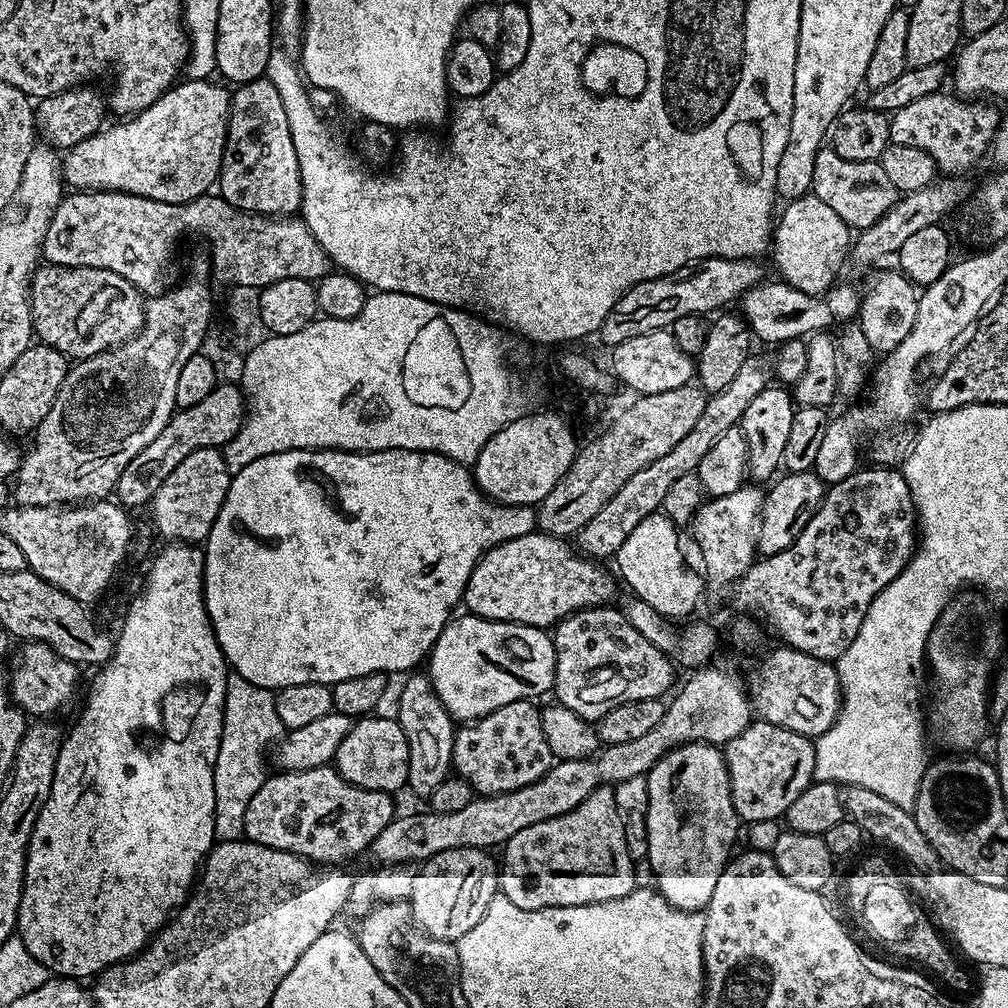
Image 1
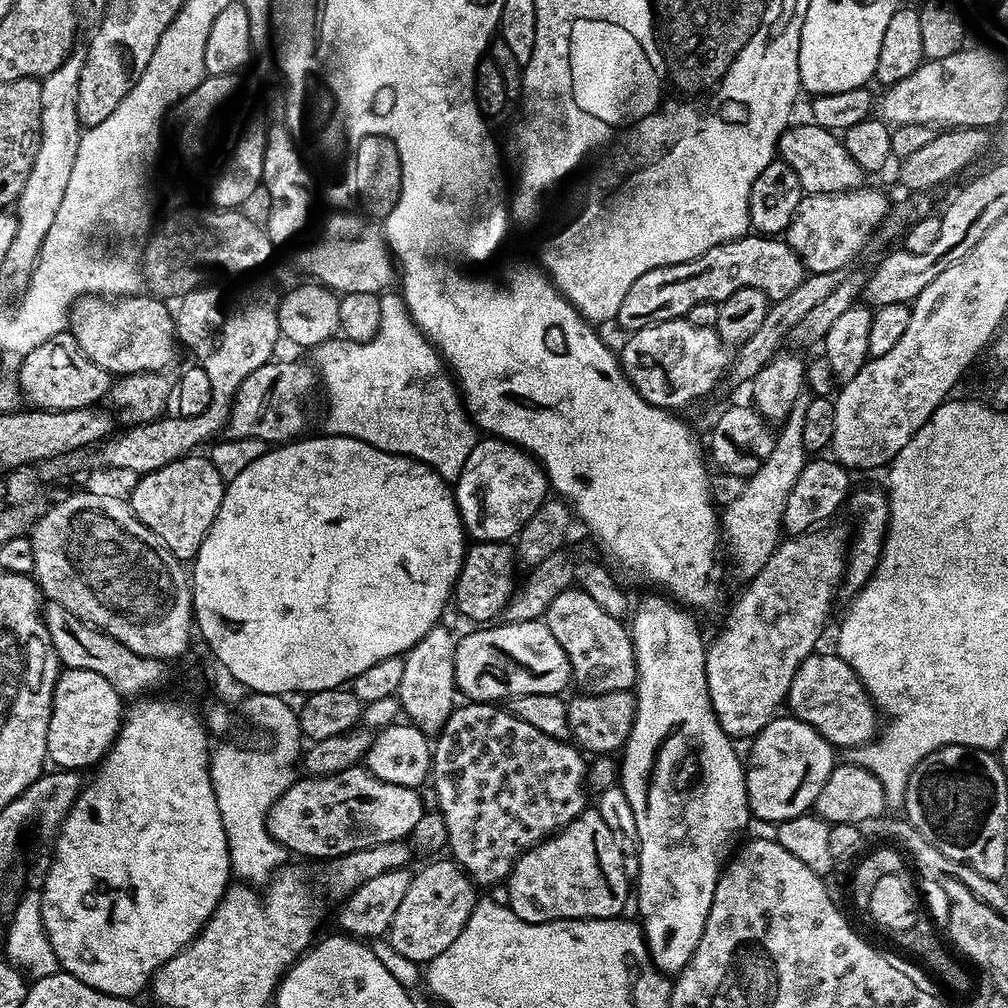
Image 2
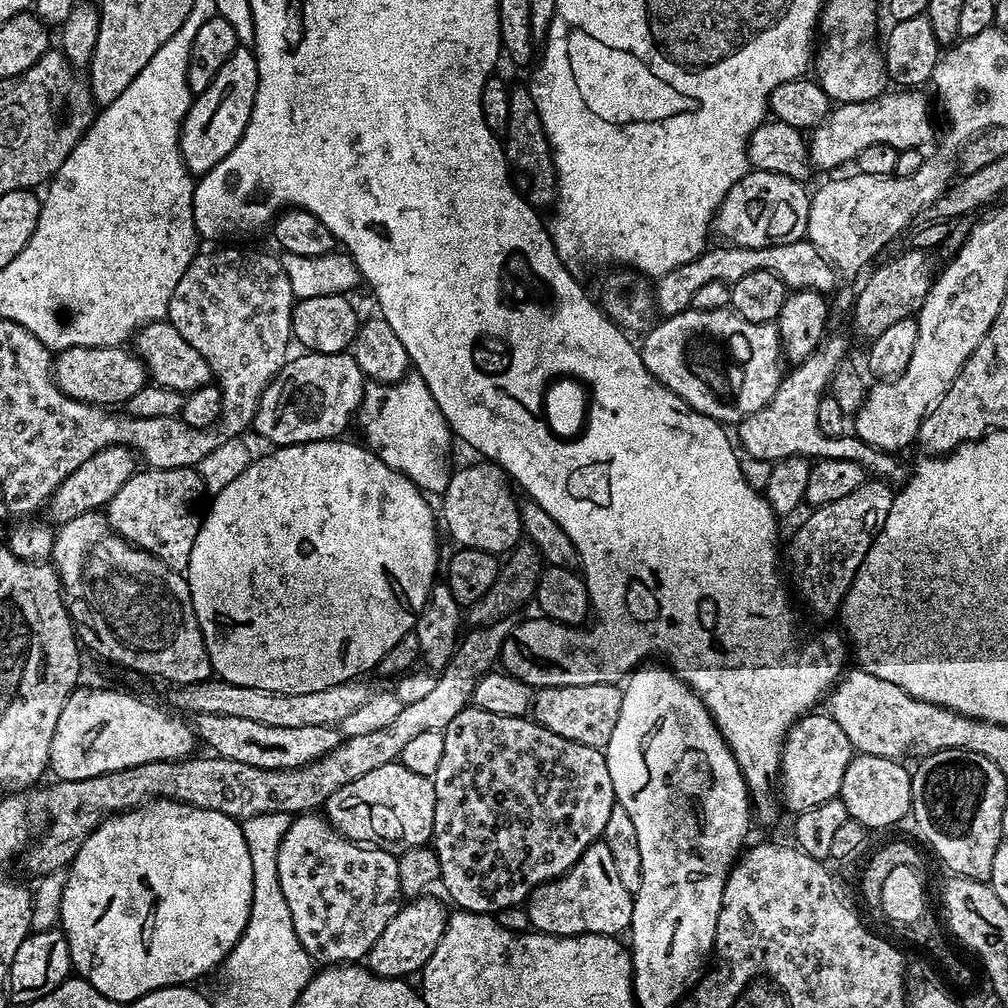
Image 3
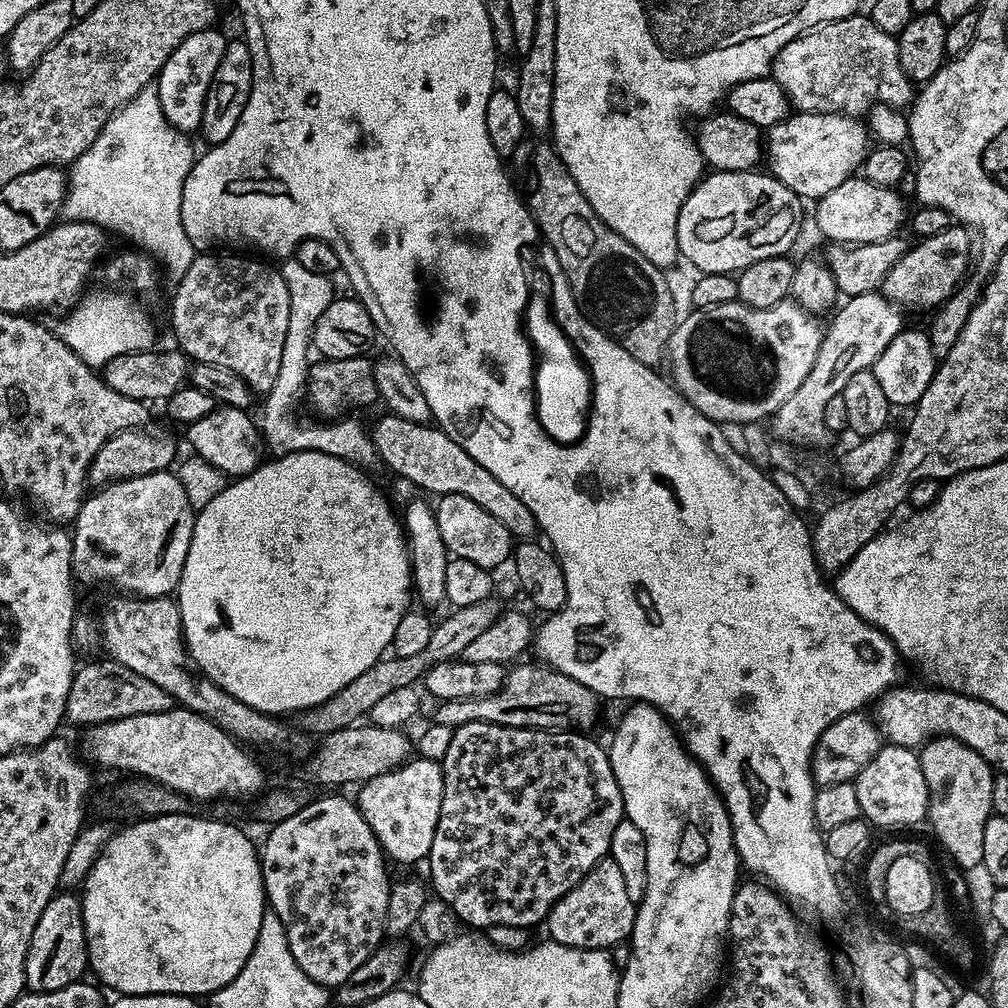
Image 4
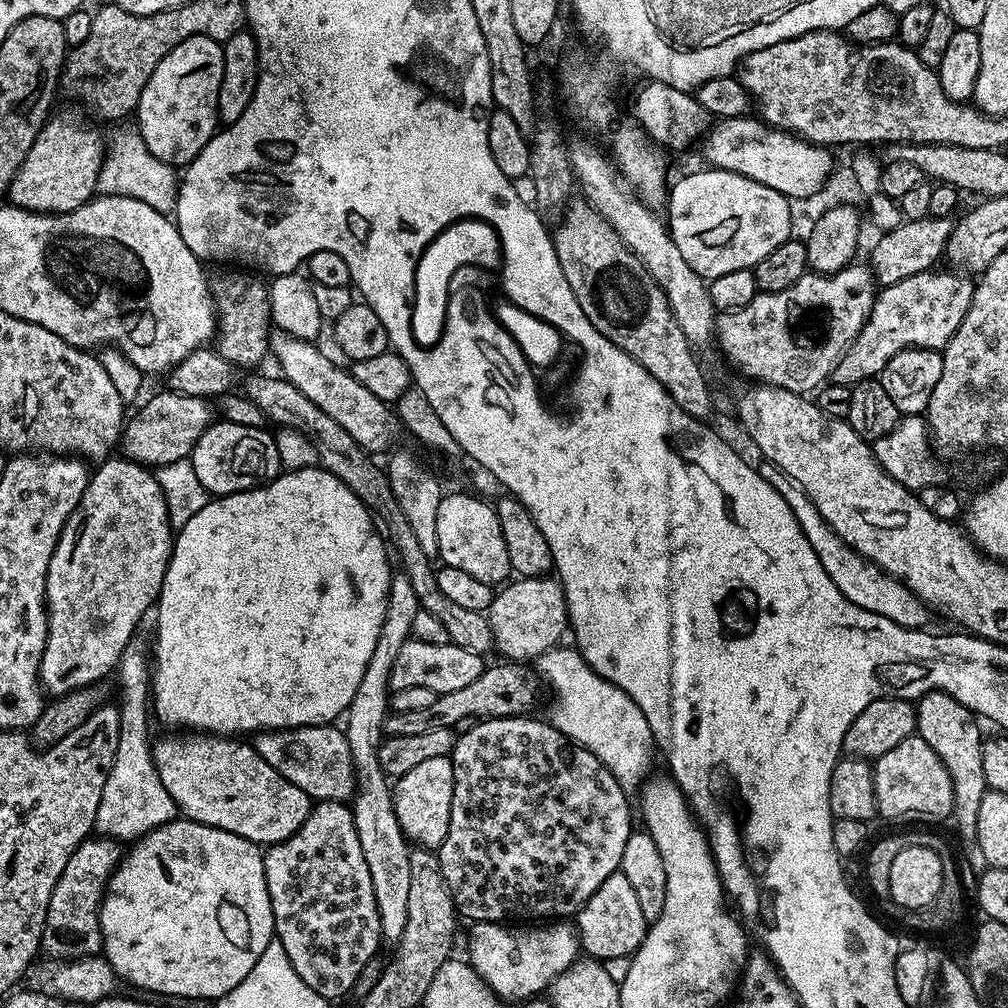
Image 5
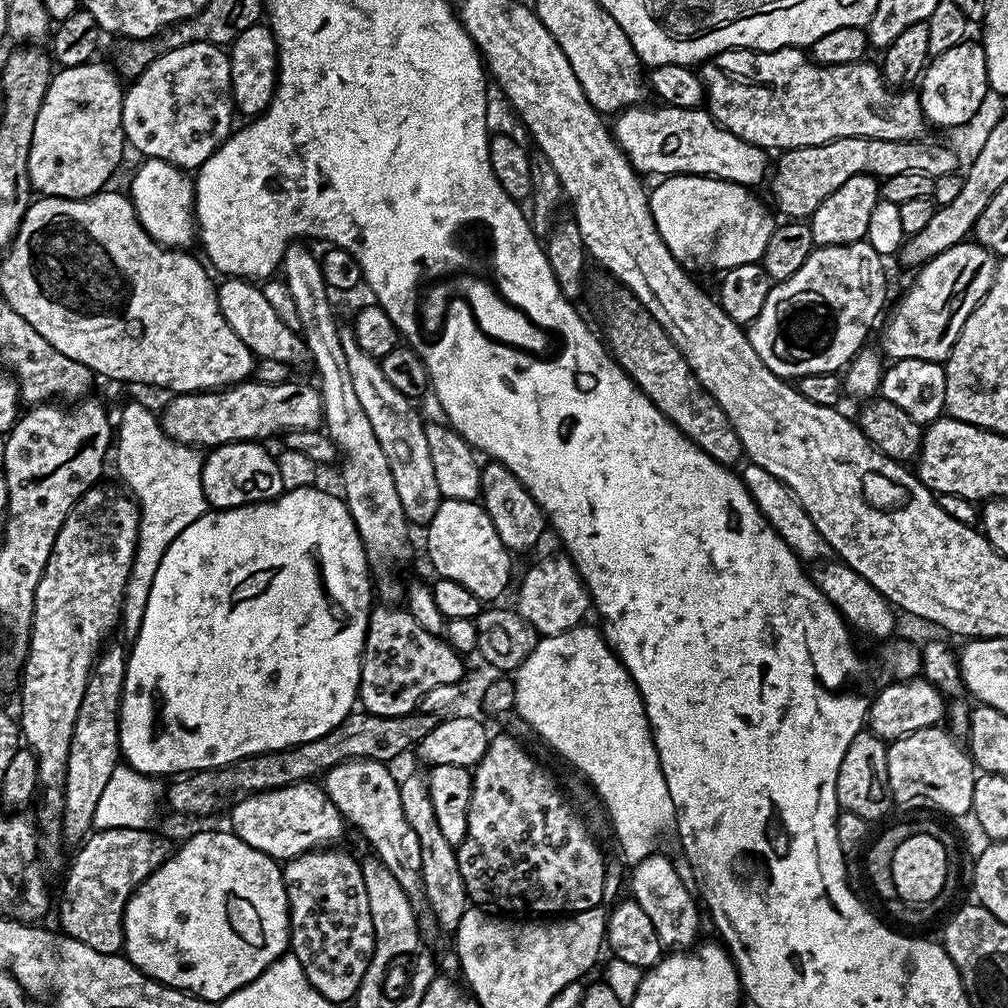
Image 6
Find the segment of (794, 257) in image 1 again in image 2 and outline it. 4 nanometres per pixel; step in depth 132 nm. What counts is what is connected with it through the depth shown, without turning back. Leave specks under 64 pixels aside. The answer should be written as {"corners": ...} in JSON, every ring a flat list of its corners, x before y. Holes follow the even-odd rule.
{"corners":[[871,186,848,193,809,193,801,197,784,238,799,254,809,273,843,271,868,238,875,235,889,211,890,203,885,194]]}

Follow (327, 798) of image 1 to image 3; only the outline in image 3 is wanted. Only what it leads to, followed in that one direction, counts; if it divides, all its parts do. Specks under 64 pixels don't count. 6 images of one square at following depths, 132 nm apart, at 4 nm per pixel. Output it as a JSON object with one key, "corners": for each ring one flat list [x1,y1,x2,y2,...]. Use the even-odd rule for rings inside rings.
{"corners":[[399,762,378,766,378,770,362,774,362,778,350,782,350,786,334,790,322,812,328,823,347,840,399,854,407,848,427,845,432,839,436,805,432,782,433,777,414,774,414,770,406,770,406,766]]}

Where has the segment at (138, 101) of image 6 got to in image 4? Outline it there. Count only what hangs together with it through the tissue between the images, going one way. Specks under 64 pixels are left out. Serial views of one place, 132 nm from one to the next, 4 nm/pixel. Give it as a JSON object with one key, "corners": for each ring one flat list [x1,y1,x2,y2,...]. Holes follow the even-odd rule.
{"corners":[[213,26,198,34,190,34,190,38,183,40,174,50,174,54,166,58,154,84,168,124,185,134,195,133,199,129,202,110,206,106,206,94,214,82,218,62,222,62,222,54,226,54,229,37,223,36,218,29,219,27]]}

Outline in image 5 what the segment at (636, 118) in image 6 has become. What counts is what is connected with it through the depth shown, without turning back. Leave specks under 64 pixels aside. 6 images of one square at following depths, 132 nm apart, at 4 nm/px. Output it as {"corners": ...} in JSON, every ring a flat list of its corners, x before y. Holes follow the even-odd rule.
{"corners":[[751,115,713,123,702,147,711,167,754,178,754,182,762,182,762,186,770,186,770,190,778,190,778,194,788,199,807,198,822,190,834,167,834,159,828,153,831,151,825,145,811,144,781,128,770,128,763,120]]}

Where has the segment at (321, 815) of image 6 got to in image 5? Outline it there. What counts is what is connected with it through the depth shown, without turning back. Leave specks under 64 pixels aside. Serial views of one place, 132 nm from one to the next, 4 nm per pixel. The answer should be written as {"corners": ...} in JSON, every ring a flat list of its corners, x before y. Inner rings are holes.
{"corners":[[168,734,165,740,152,744,152,761,158,770,158,778,162,778,162,786,166,786,177,809,187,819,238,834,257,846,271,846,290,838,290,834,306,822,314,801,298,790,298,786,282,778,282,774,266,763,251,743,243,744,240,740,243,739,215,734]]}

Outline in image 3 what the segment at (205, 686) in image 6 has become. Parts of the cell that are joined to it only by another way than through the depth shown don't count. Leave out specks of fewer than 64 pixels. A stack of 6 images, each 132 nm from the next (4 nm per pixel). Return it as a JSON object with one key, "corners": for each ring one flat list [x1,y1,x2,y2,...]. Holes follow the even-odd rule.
{"corners":[[337,438,335,440,319,440,318,442,310,442,309,444,285,444,283,446,273,447,272,452,268,452,265,456,257,455,252,463,246,466,246,470,242,470,242,474,238,474,238,478,234,478,234,482,230,482,230,486,226,486,226,490,215,493,211,497,212,505,207,505,206,511,203,513,200,521,200,529,194,538,194,550,190,550,190,562,186,569,188,577,188,585,190,586,190,594,194,602,194,614,198,618,198,626,204,635,204,645,208,651,208,657,212,663,213,673,219,679,226,682,234,682,238,686,254,686,262,690,274,690,282,694,310,694,310,690,326,690,326,686,338,686,347,680,355,681,363,672,368,672,379,665,380,659,386,654,386,650,398,646,398,642,402,642,404,635,413,631,416,626,416,619,422,614,422,610,428,601,428,595,432,589,432,585,437,583,436,563,440,560,440,548,436,545,436,524,438,528,438,516,432,513,432,508,428,505,429,497,416,487,414,482,410,482,410,478,406,478,398,470,394,470,390,466,386,466,386,462,382,462,382,458,378,458,372,452,371,448,363,443,348,440,349,438]]}

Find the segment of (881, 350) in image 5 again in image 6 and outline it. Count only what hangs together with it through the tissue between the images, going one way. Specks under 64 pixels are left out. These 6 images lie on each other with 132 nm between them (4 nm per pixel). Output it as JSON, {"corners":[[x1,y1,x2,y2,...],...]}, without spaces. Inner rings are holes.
{"corners":[[975,242,955,244,929,260,919,269,908,293,897,302,884,328,879,344,883,355,892,362,910,358,947,360,954,342,958,342,958,334,962,334,962,326,966,326,966,318,970,318,990,290,997,263,995,252]]}

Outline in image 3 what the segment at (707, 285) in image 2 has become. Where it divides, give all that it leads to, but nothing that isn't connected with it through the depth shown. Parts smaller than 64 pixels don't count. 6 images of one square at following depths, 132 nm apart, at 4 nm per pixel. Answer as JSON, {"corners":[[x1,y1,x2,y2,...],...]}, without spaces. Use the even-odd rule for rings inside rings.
{"corners":[[807,238,796,240,793,244,775,244,765,248,723,247,709,247,698,258,670,270,655,281,656,307,664,316,676,316,680,312,689,311,692,308,695,292,705,282,722,282,732,285,734,282,738,282,738,278,746,278,746,274,750,274,754,270,770,270,770,274,782,278,782,282,790,290,805,288,832,294,836,288,836,278,838,279,836,268]]}

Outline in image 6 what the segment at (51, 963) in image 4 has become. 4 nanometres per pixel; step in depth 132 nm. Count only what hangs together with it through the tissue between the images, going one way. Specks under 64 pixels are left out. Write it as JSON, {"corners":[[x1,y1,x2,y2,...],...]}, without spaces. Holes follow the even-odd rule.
{"corners":[[101,828,93,831,79,845,76,857,67,865,68,873,64,876,64,893,60,896,60,928,63,935,77,939,83,945,98,950,101,954,114,955,124,947,124,911,126,902,134,890,148,875,170,855,168,840,160,832,148,828]]}

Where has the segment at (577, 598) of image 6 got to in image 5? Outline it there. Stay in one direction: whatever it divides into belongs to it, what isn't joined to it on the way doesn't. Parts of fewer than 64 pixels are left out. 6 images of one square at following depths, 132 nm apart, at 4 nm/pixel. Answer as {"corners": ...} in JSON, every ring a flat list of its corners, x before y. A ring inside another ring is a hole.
{"corners":[[552,576,521,577,503,585,487,613,495,651,510,662,530,662,555,647,568,630,568,604,564,588]]}

